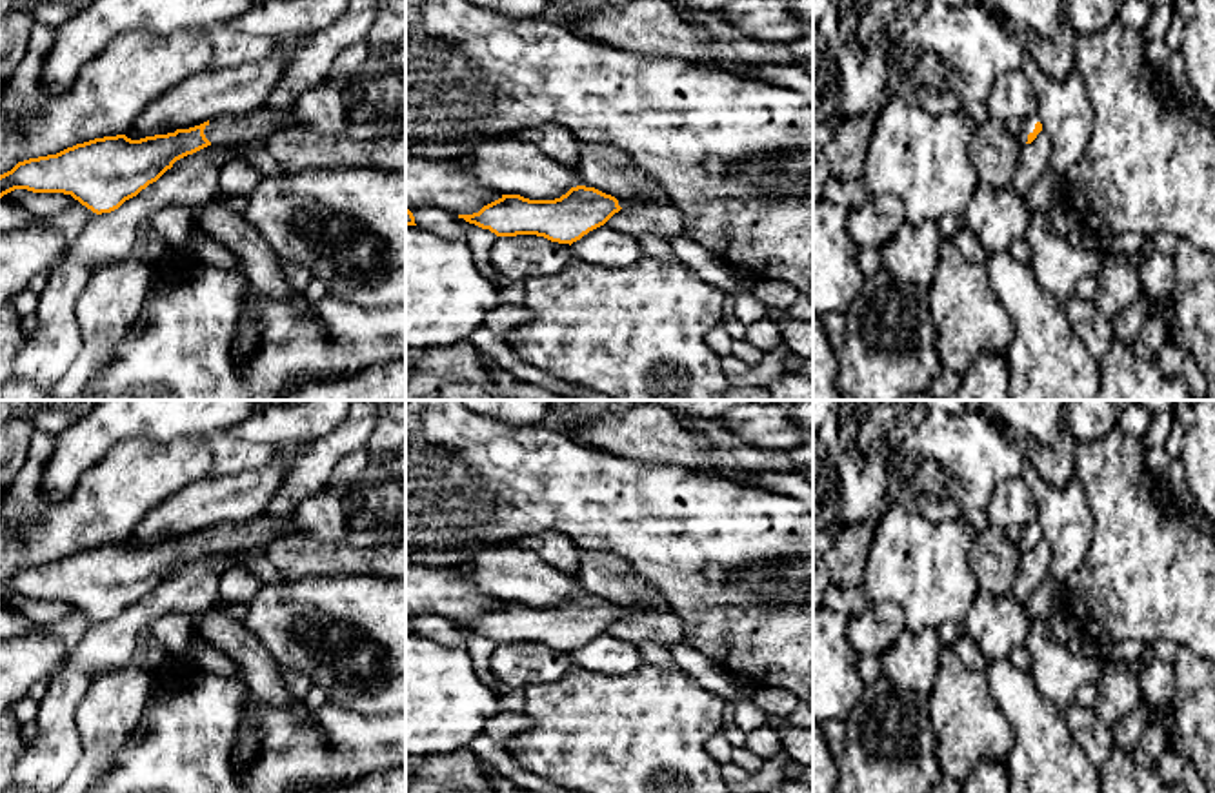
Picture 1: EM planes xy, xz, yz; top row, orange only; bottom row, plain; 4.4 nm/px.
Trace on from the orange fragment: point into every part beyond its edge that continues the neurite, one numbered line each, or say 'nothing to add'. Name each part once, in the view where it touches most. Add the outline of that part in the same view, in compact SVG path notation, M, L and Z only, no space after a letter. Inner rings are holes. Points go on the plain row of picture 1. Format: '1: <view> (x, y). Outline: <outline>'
1: yz (1023, 535). Outline: M1031 524L1028 527L1009 529L1006 535L1022 553L1026 553L1028 542L1033 540L1037 529L1040 529L1039 524Z

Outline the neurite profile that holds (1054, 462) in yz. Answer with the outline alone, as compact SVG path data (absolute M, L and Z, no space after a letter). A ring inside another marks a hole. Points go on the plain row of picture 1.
M1060 427L1048 446L1028 440L1028 457L1040 478L1053 487L1066 487L1073 477L1077 440L1068 427Z

